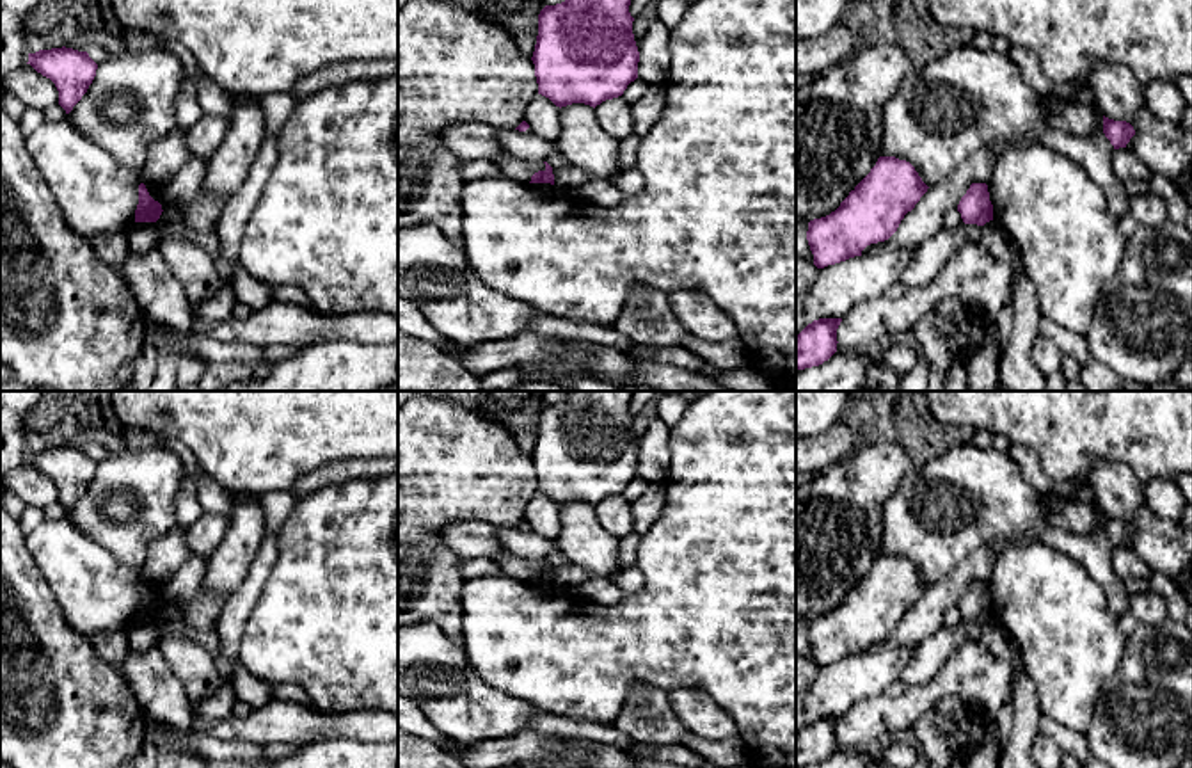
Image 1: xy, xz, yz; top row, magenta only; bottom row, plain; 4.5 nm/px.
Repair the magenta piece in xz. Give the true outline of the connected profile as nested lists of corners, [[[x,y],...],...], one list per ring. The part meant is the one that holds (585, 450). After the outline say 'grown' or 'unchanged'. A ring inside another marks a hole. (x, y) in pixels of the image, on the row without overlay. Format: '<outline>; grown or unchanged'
[[[567,391],[556,404],[538,412],[538,434],[533,450],[538,492],[556,505],[584,501],[597,505],[624,492],[638,476],[640,450],[629,411],[632,391]]]; unchanged

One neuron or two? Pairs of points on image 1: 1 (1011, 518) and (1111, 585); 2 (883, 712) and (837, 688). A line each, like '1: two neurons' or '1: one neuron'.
1: one neuron
2: two neurons

